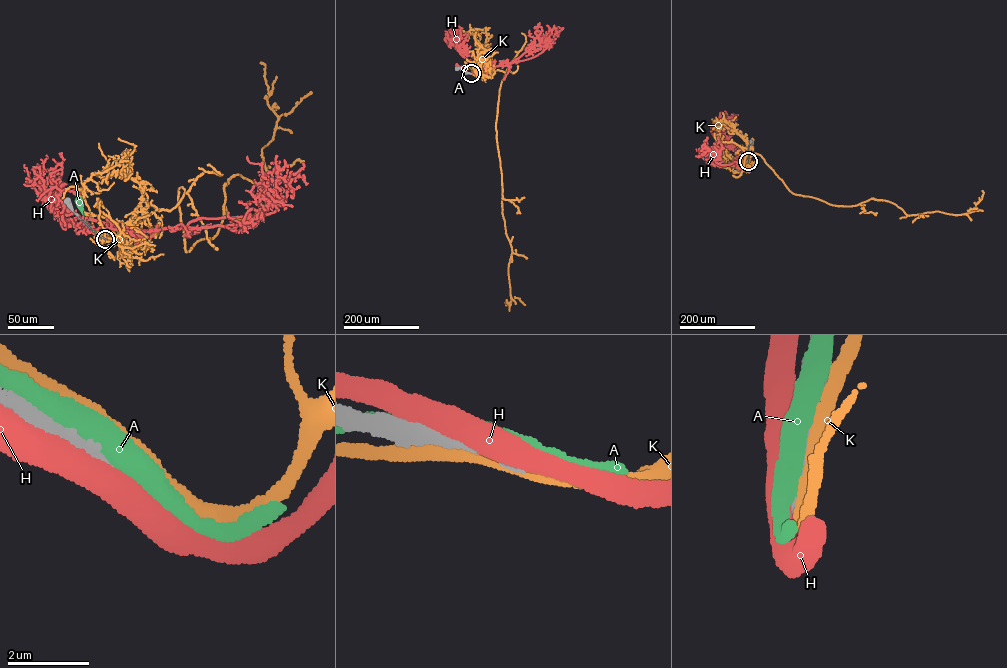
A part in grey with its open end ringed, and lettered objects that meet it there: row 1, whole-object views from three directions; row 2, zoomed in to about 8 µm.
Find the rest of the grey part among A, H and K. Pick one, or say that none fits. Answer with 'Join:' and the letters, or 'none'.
Join: none

